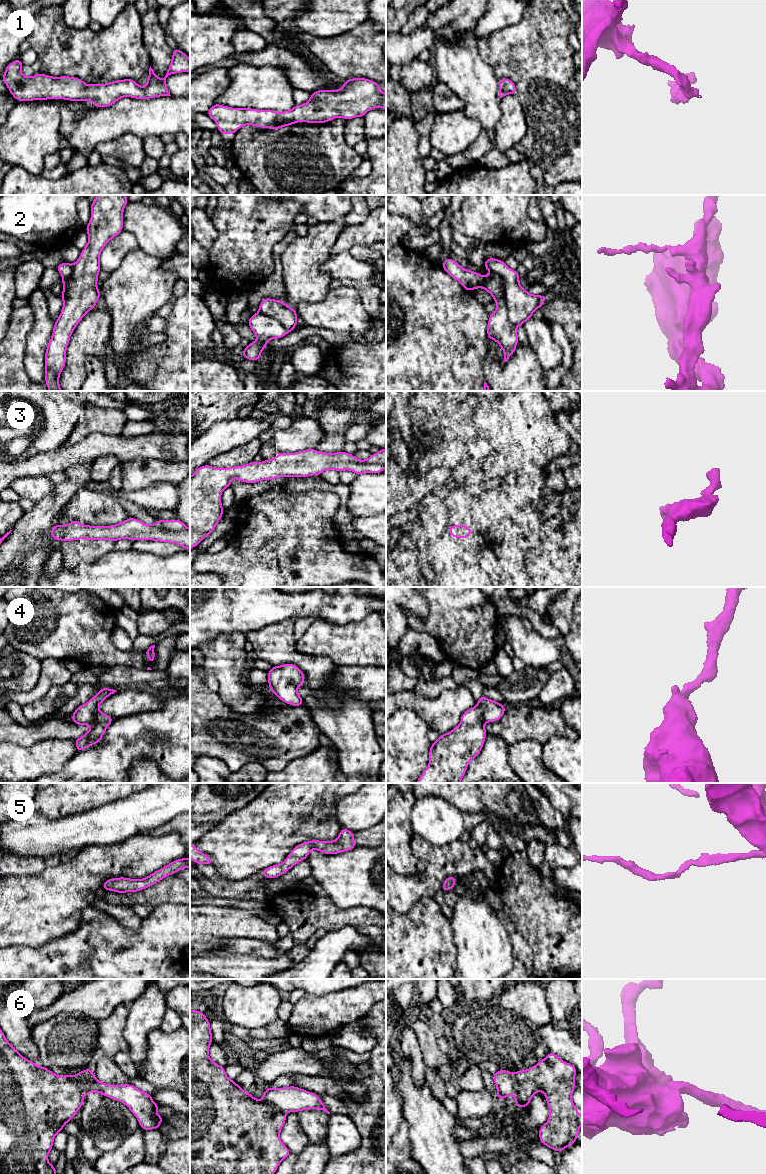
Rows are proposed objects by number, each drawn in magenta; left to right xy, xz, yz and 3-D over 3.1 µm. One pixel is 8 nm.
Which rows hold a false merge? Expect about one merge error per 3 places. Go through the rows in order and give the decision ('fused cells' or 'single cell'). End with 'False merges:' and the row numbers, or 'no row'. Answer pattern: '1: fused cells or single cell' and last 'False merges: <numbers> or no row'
1: single cell
2: fused cells
3: single cell
4: single cell
5: single cell
6: fused cells
False merges: 2, 6

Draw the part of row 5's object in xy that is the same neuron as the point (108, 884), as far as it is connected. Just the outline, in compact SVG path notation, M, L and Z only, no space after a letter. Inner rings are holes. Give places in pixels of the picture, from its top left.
M181 858L174 860L163 868L155 871L144 879L129 879L125 877L112 878L104 882L102 888L106 891L114 891L117 893L138 892L148 888L163 878L175 874L178 871L190 867L190 858Z

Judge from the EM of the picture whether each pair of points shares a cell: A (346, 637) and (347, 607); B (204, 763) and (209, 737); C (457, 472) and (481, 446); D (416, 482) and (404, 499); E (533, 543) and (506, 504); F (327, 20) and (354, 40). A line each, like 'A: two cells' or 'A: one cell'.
A: two cells
B: two cells
C: one cell
D: one cell
E: one cell
F: two cells

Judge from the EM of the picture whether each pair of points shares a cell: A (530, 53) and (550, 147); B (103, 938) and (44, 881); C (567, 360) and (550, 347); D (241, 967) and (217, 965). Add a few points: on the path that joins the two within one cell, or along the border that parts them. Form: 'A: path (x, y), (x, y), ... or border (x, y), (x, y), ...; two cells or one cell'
A: path (544, 76), (545, 86), (550, 95), (550, 124); one cell
B: border (90, 905), (84, 910), (79, 926), (66, 934); two cells
C: border (552, 333), (561, 351), (561, 362), (552, 370); two cells
D: path (235, 967), (223, 967); one cell

